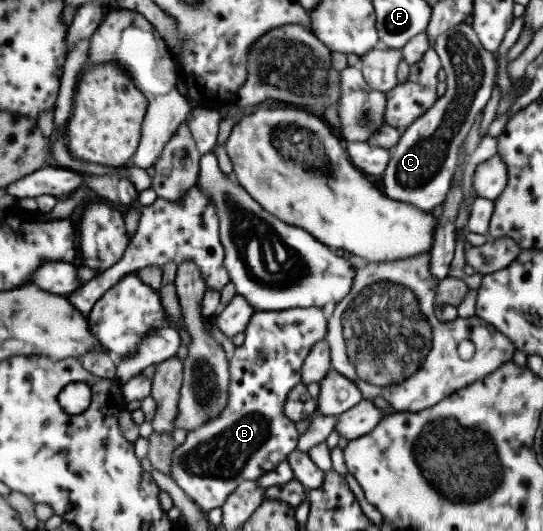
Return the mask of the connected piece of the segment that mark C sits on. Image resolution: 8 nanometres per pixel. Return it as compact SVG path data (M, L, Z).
M458 23L435 38L433 51L445 72L445 91L435 104L411 125L401 130L397 143L388 149L389 161L382 176L382 192L389 199L422 209L433 209L444 201L453 181L458 145L486 105L495 78L495 55L479 44L469 24Z

